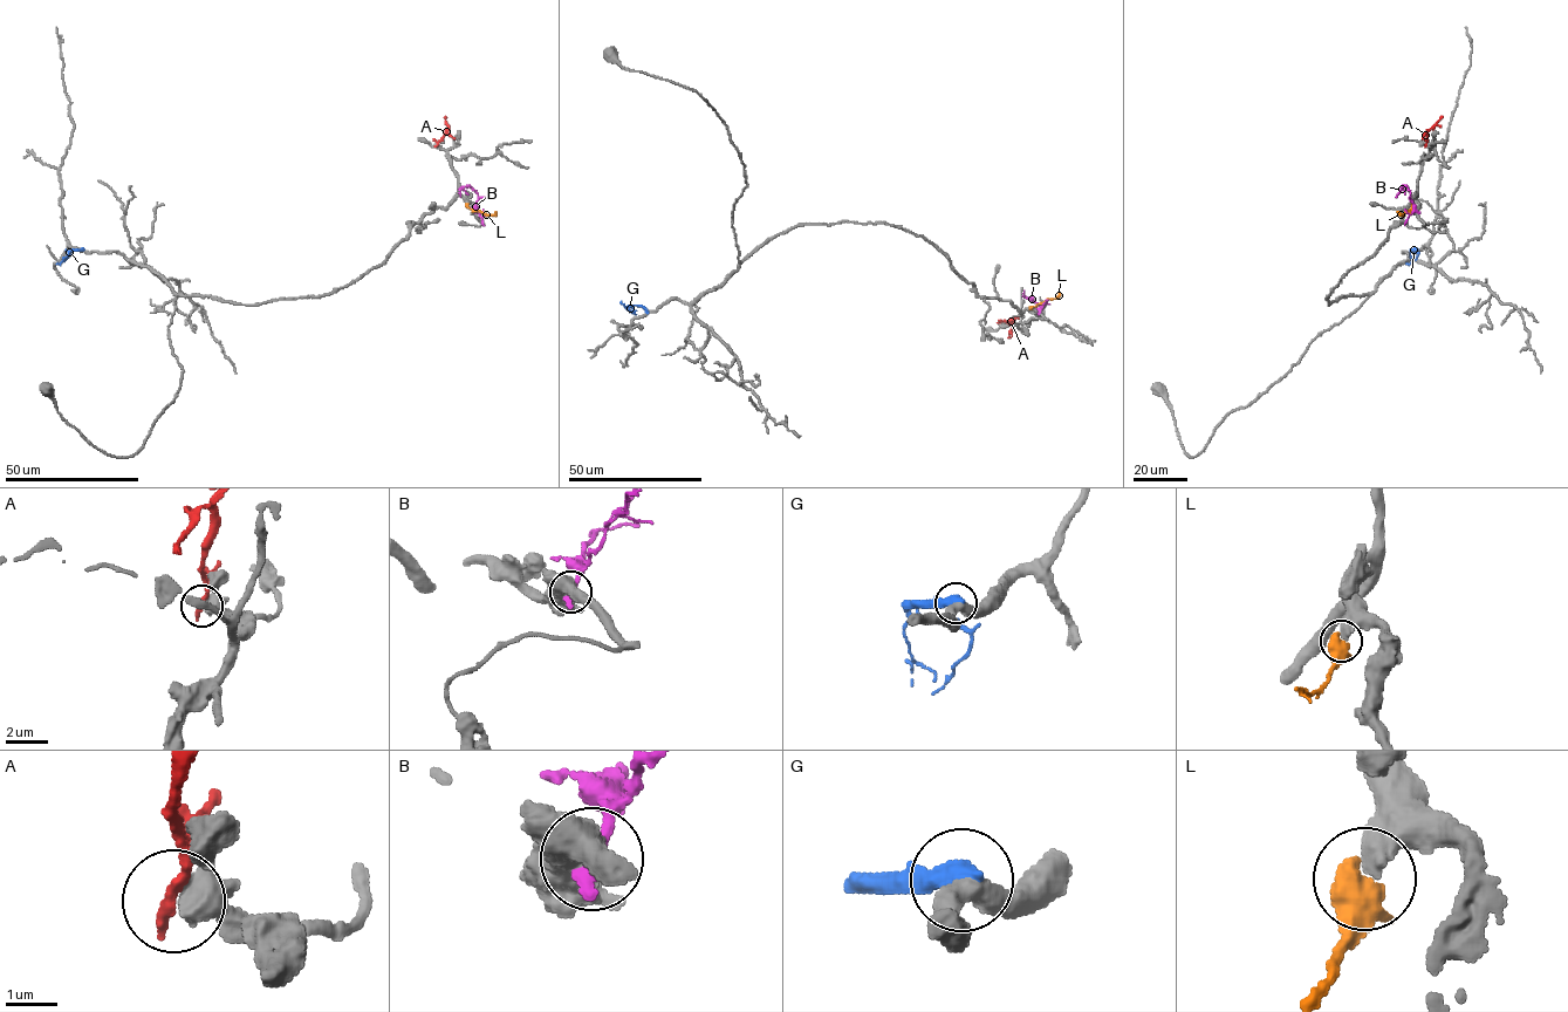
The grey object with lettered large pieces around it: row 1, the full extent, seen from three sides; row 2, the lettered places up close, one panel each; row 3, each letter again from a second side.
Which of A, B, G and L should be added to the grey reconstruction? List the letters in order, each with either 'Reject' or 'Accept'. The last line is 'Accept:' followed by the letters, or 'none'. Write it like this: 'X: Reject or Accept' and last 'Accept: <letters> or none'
A: Reject
B: Reject
G: Reject
L: Reject
Accept: none

